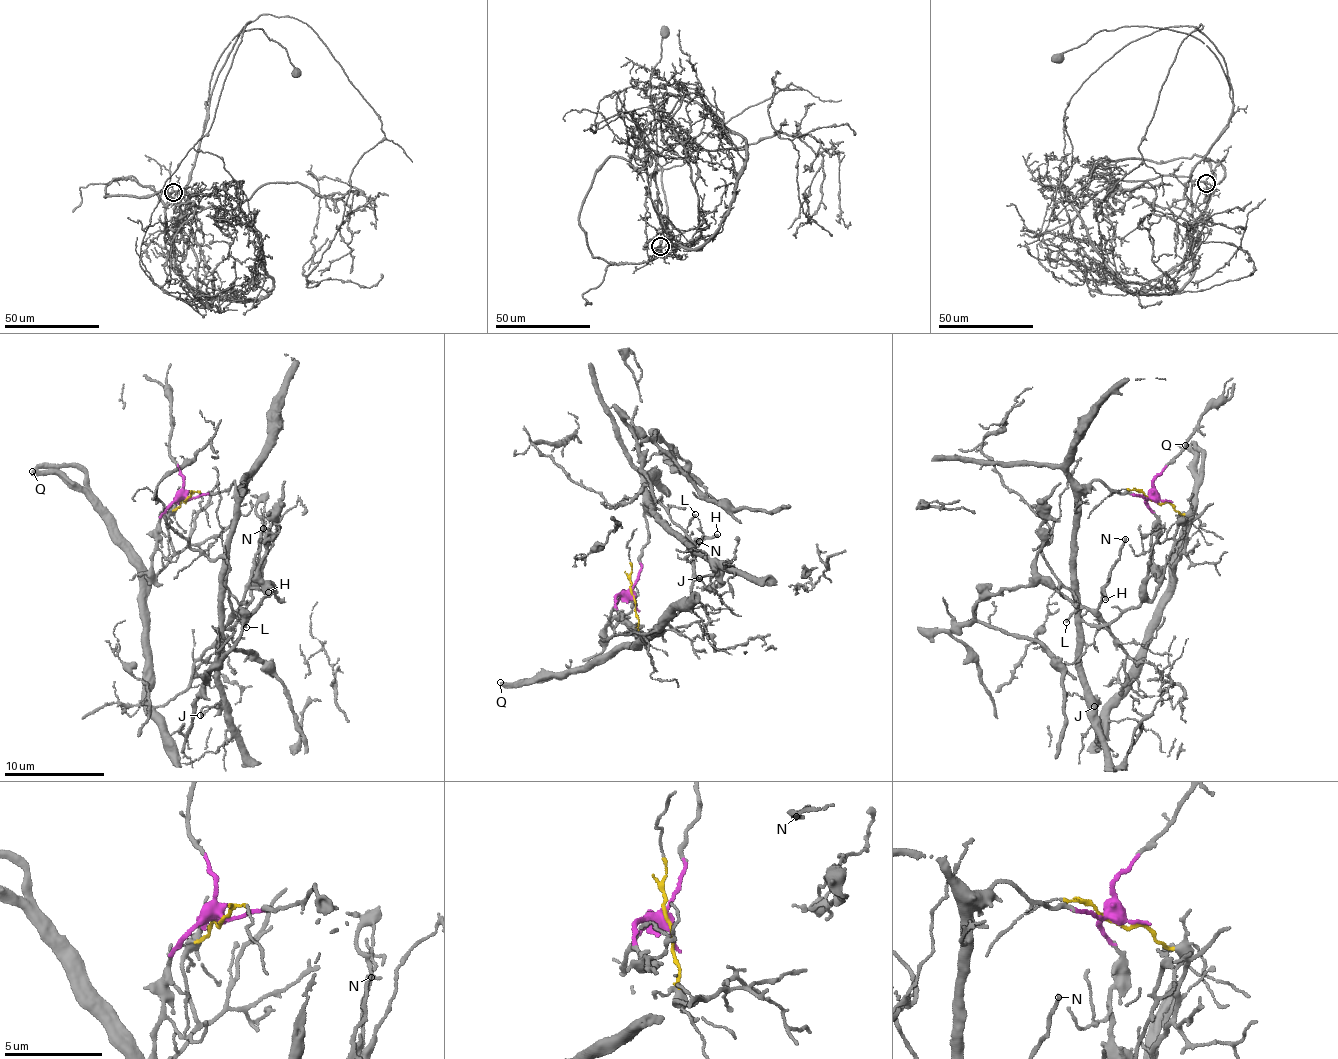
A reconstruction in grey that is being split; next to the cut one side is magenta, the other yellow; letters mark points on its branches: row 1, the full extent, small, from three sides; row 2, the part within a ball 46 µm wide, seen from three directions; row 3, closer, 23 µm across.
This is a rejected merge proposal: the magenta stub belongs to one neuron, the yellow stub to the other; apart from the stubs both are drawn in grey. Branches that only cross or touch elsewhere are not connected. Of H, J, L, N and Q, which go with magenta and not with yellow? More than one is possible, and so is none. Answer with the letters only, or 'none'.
J

